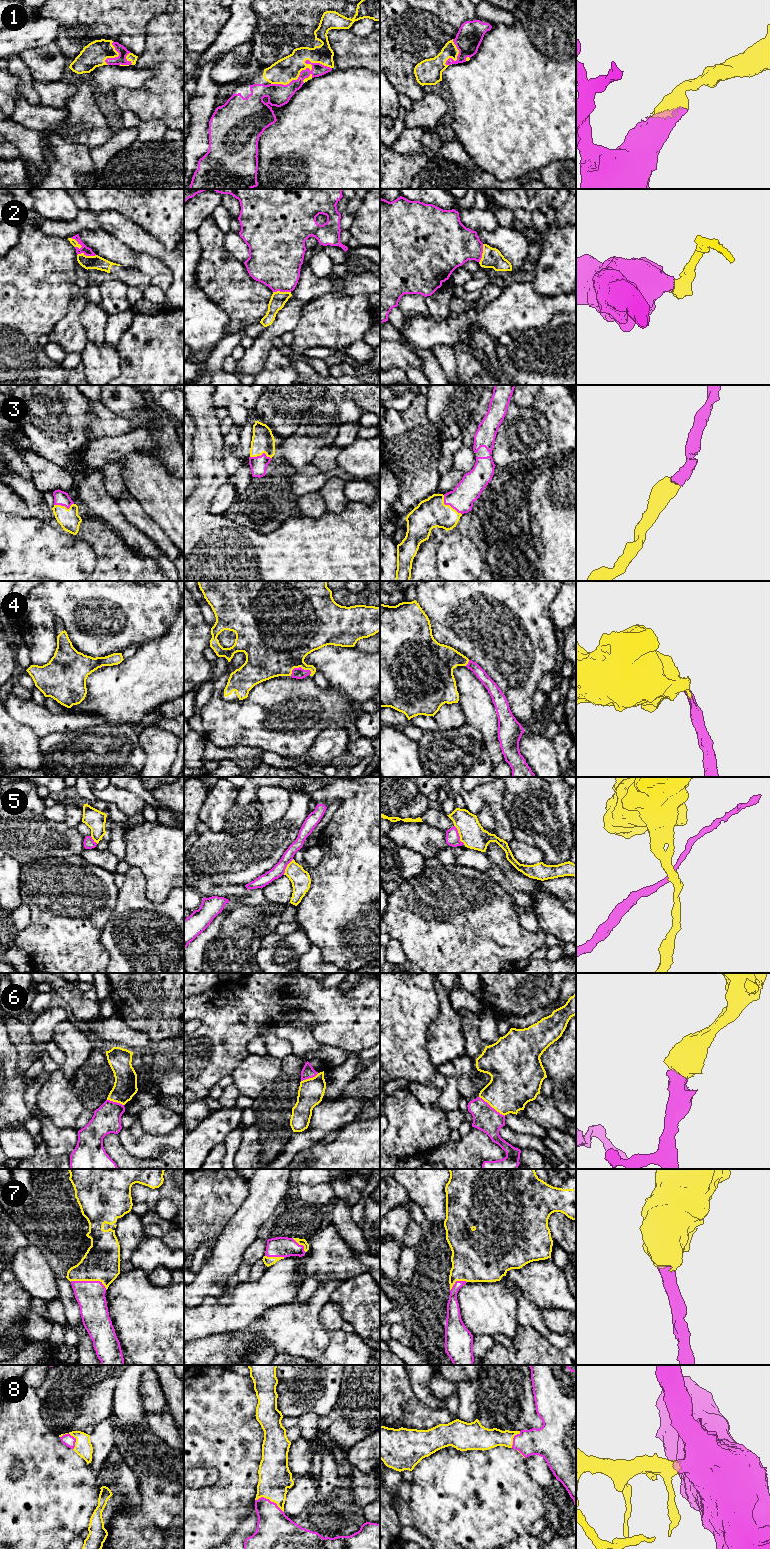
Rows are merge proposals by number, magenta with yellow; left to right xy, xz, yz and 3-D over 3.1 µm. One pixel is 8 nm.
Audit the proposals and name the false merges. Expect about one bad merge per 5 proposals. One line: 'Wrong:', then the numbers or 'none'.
Wrong: 2, 5

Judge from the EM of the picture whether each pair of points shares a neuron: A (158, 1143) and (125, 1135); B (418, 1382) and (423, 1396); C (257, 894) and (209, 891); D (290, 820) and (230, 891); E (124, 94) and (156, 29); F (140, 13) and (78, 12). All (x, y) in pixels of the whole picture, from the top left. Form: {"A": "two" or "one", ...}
{"A": "one", "B": "one", "C": "one", "D": "two", "E": "one", "F": "one"}

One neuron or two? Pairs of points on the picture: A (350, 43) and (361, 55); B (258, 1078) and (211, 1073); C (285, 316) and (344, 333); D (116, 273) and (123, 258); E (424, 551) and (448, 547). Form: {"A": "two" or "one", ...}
{"A": "one", "B": "two", "C": "two", "D": "two", "E": "two"}

